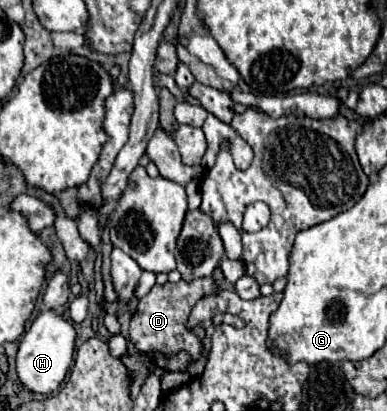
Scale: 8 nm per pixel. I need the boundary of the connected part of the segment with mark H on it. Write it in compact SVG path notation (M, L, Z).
M43 311L29 331L23 335L17 351L17 375L19 381L23 383L25 389L37 393L37 395L47 395L55 393L59 385L63 383L67 369L73 361L73 349L75 349L75 329L73 325L59 317L55 311Z

